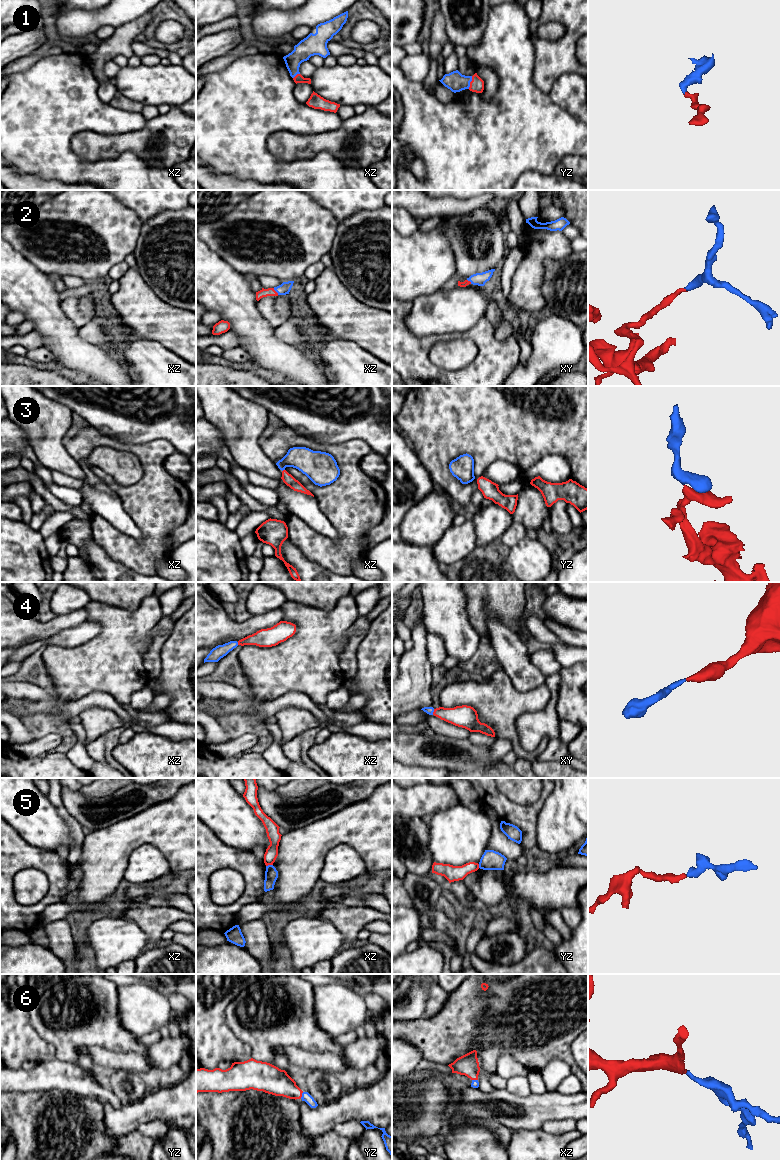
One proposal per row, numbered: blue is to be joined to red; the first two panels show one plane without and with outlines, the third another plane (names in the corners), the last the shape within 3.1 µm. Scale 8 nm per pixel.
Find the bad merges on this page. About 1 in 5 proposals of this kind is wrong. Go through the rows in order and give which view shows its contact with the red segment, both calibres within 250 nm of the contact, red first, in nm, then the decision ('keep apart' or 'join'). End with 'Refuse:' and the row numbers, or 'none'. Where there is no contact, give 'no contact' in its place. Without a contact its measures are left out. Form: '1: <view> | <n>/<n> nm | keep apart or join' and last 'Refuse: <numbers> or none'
1: yz | 110/160 nm | join
2: xz | 70/90 nm | join
3: xz | 90/220 nm | join
4: xy | 180/60 nm | join
5: xz | 100/110 nm | join
6: yz | 220/70 nm | join
Refuse: none

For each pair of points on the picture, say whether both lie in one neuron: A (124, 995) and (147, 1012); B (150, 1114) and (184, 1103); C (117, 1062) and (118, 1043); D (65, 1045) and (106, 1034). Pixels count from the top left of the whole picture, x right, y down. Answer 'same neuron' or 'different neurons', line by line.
A: same neuron
B: same neuron
C: different neurons
D: same neuron

